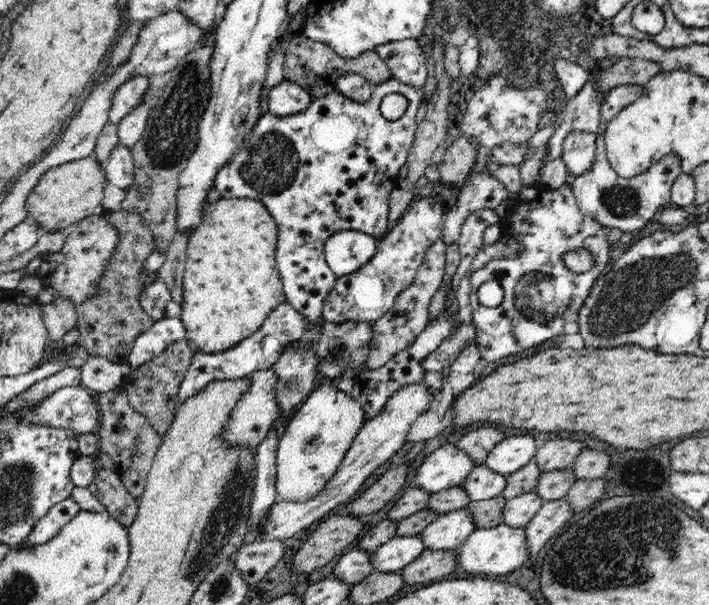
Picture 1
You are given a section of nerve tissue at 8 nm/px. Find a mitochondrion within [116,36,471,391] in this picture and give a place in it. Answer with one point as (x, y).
(169, 138)

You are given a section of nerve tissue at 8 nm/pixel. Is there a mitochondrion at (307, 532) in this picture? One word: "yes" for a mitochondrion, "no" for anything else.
no

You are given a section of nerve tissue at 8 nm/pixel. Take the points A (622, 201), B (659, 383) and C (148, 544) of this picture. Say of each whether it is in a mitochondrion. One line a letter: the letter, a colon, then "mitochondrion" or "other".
A: mitochondrion
B: other
C: other

